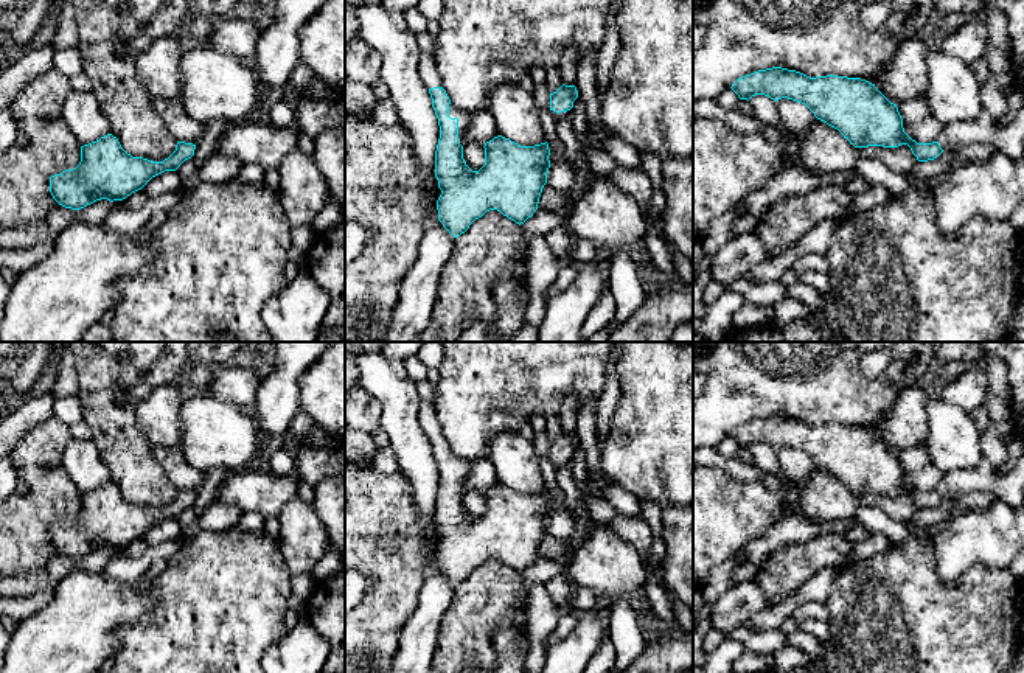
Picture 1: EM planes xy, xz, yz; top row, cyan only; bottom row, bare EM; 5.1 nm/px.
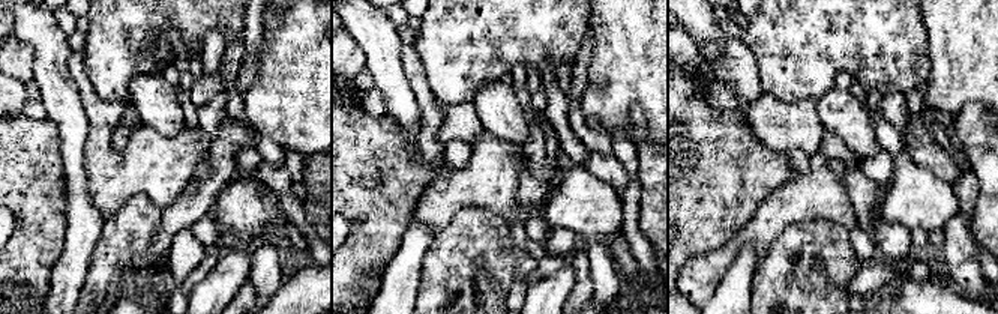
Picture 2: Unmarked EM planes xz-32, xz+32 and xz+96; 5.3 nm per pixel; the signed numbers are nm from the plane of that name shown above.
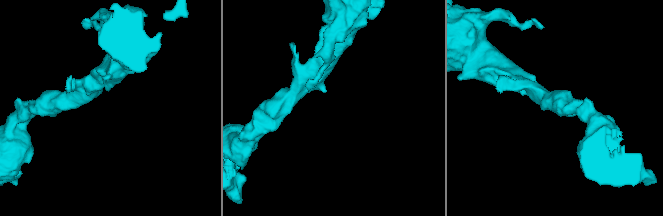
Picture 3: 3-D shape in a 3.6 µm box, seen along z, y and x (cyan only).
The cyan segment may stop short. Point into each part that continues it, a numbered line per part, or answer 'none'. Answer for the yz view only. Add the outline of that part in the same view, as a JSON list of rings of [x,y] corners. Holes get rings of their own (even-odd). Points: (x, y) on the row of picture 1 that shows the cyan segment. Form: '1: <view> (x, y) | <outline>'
1: yz (1010, 140) | [[[993,44],[988,45],[985,59],[988,61],[991,78],[982,87],[980,115],[971,121],[945,124],[937,141],[943,151],[971,143],[990,145],[1007,157],[1021,160],[1024,157],[1024,104],[1013,123],[1002,129],[994,126],[996,120],[1008,109],[1004,89],[1013,82],[1010,59]]]

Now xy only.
none

